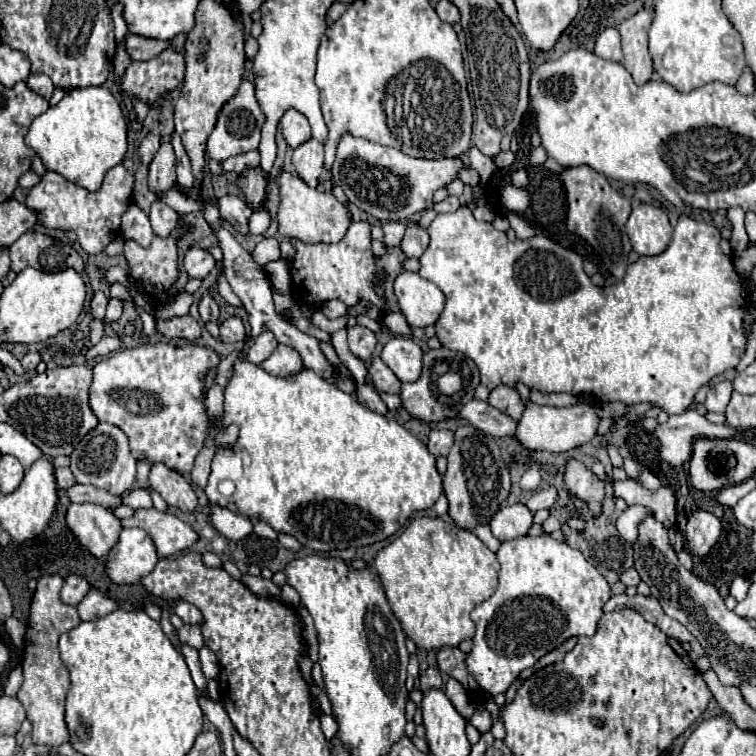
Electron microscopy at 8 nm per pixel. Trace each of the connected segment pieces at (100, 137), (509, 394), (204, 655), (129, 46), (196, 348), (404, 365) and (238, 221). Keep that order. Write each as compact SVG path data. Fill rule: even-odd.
M106 87L72 89L58 105L34 119L26 133L26 145L38 153L46 169L88 191L98 191L106 171L122 163L126 155L126 121Z
M498 385L496 389L490 391L490 397L488 397L488 403L492 407L496 407L498 411L506 413L508 417L512 419L520 419L522 417L522 411L524 411L524 405L520 401L520 395L516 389L510 389L506 385Z
M202 647L198 653L200 653L200 665L202 665L204 677L206 679L216 679L218 677L218 659L216 659L216 655L208 647Z
M128 35L126 37L126 53L132 61L148 61L156 55L160 55L168 47L168 41L156 41L146 39L140 35Z
M148 341L134 349L122 349L112 353L108 359L102 359L94 365L94 381L90 385L90 407L96 413L98 421L112 423L120 427L130 441L130 451L138 461L148 463L164 463L166 467L178 473L190 473L194 467L194 459L204 447L210 427L218 427L216 433L216 449L232 447L238 439L236 427L222 427L222 419L214 421L206 413L204 405L204 379L210 369L216 369L220 363L220 353L210 347L184 343L180 347L170 345L166 341Z
M394 335L382 349L382 361L400 381L416 381L422 371L422 349L408 337Z
M226 195L220 199L220 215L240 233L240 235L248 235L248 219L252 215L252 211L248 209L248 205L236 197L236 195Z

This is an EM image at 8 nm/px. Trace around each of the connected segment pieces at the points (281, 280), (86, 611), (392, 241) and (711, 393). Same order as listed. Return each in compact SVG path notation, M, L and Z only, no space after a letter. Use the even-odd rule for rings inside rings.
M272 261L264 269L268 273L268 279L270 279L272 287L276 287L282 293L290 293L292 291L292 279L290 279L288 261Z
M90 589L88 595L82 599L82 603L78 605L78 613L82 621L92 621L108 615L110 611L116 611L118 607L120 605L114 599L102 595L98 589Z
M386 221L382 223L382 231L384 231L384 239L382 243L386 247L396 247L404 235L404 225L402 223L394 223L394 221Z
M724 379L720 383L716 383L714 387L708 389L708 395L706 395L706 409L708 411L716 411L716 413L724 413L728 403L730 403L730 395L732 395L734 387L732 387L732 381L730 379Z

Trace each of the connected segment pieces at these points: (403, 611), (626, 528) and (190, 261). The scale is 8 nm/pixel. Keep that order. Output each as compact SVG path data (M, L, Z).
M440 517L414 519L396 541L392 541L376 555L374 569L380 575L380 581L386 589L386 599L400 619L406 637L412 639L416 647L426 651L438 651L440 647L458 647L462 641L472 639L474 623L470 619L470 611L478 603L486 601L498 585L496 553L490 551L472 531L458 529L454 523L446 523Z
M642 505L628 507L626 511L622 511L622 515L620 515L618 521L616 521L618 533L620 533L626 541L634 543L634 541L636 541L636 535L638 535L638 523L640 523L648 513L650 513L650 511L644 509Z
M192 247L184 255L184 271L190 279L204 279L214 267L214 259L208 251L200 247Z

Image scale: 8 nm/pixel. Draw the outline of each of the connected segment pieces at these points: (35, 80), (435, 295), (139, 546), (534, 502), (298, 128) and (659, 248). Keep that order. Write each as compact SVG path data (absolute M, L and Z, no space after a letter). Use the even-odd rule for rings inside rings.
M30 75L30 77L26 79L26 85L28 85L34 93L42 95L44 99L50 99L52 93L54 93L54 85L52 85L52 81L50 81L48 75Z
M404 271L396 277L394 293L398 297L400 313L406 317L410 327L434 325L446 301L442 299L444 293L434 283L410 271Z
M122 529L118 543L108 555L106 573L118 585L132 585L148 575L156 563L158 555L152 537L142 529Z
M546 487L546 489L540 489L536 491L528 501L526 501L526 507L536 513L540 509L550 509L554 503L558 503L558 491L554 487Z
M290 109L284 113L284 117L280 119L280 129L282 129L282 135L286 139L286 143L294 149L298 145L302 145L304 141L308 141L312 135L310 135L310 125L308 125L308 119Z
M640 203L626 221L626 233L638 255L660 255L672 239L672 225L662 207Z

